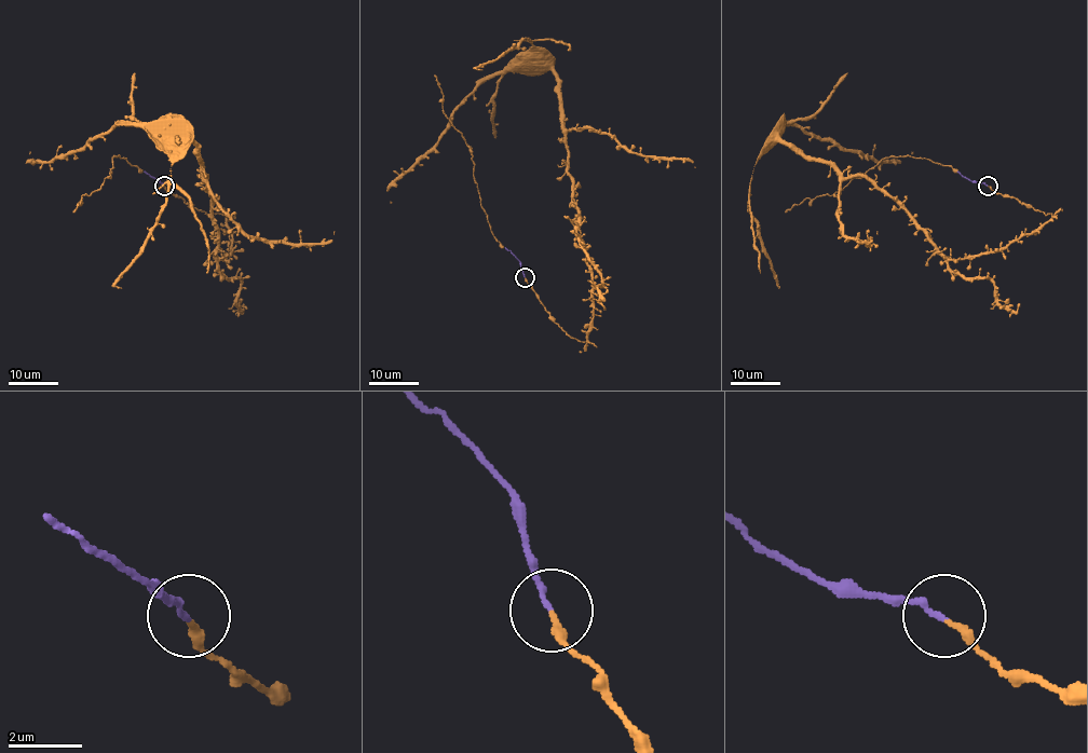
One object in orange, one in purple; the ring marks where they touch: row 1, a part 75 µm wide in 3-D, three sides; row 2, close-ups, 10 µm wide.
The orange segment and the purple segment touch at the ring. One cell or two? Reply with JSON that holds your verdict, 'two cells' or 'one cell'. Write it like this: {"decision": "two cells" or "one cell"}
{"decision": "one cell"}

